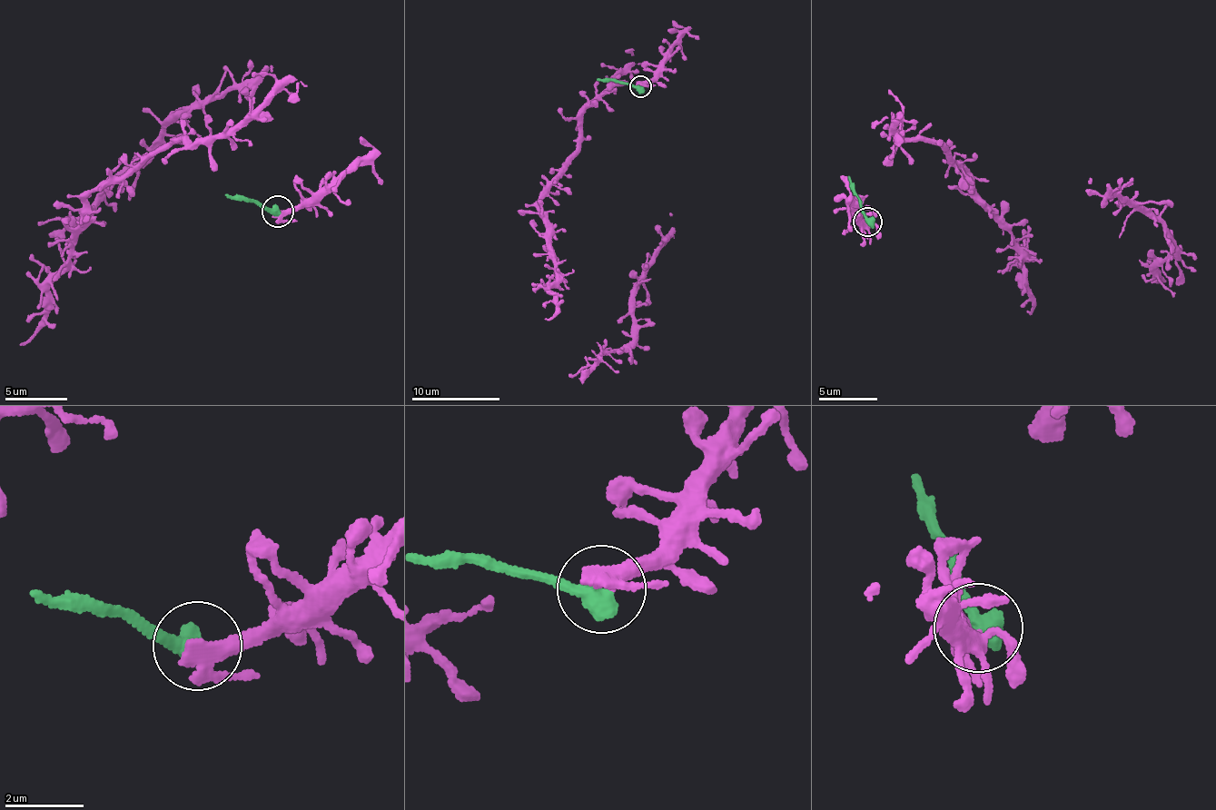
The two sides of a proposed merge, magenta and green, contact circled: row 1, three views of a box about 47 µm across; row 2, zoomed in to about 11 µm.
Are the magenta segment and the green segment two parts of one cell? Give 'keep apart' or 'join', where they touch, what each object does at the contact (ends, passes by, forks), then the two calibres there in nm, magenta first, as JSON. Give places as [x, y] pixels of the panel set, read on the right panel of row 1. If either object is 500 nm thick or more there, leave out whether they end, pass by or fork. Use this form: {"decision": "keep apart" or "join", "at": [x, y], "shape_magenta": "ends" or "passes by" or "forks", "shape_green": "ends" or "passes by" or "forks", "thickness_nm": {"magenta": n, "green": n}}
{"decision": "keep apart", "at": [867, 222], "thickness_nm": {"magenta": 400, "green": 600}}

